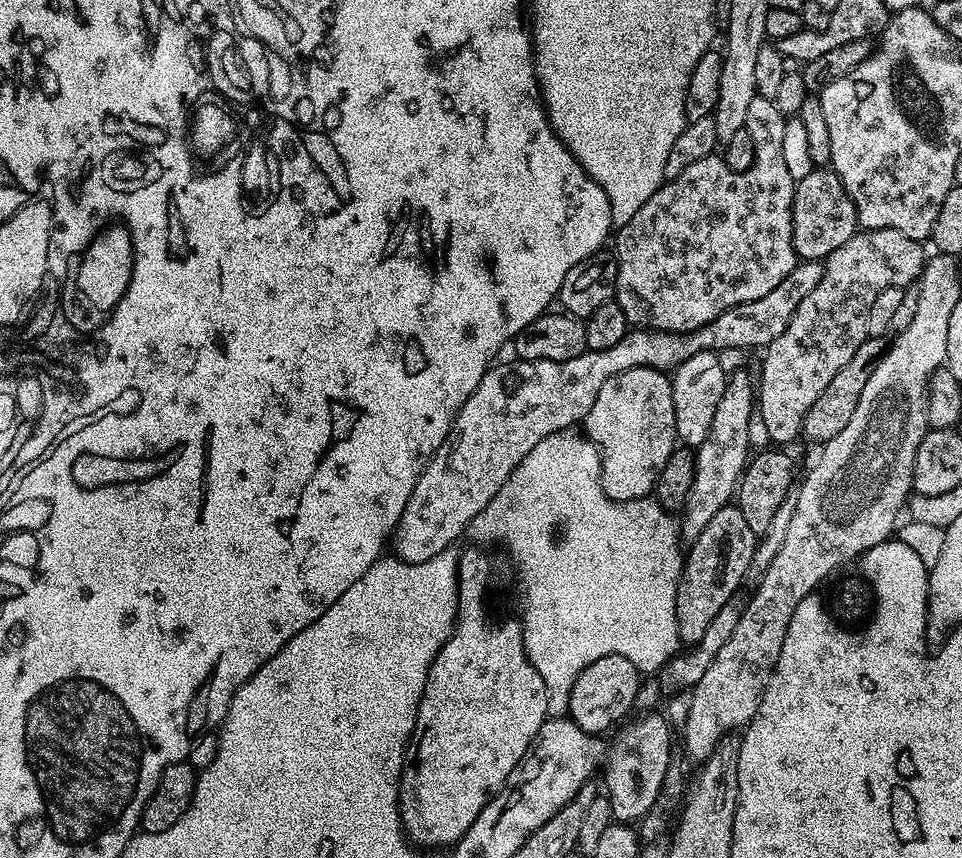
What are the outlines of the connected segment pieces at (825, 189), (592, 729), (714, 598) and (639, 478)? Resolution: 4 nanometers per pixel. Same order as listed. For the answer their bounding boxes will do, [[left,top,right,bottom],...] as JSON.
[[792,166,858,260],[567,654,642,734],[676,506,758,646],[590,368,678,500]]

